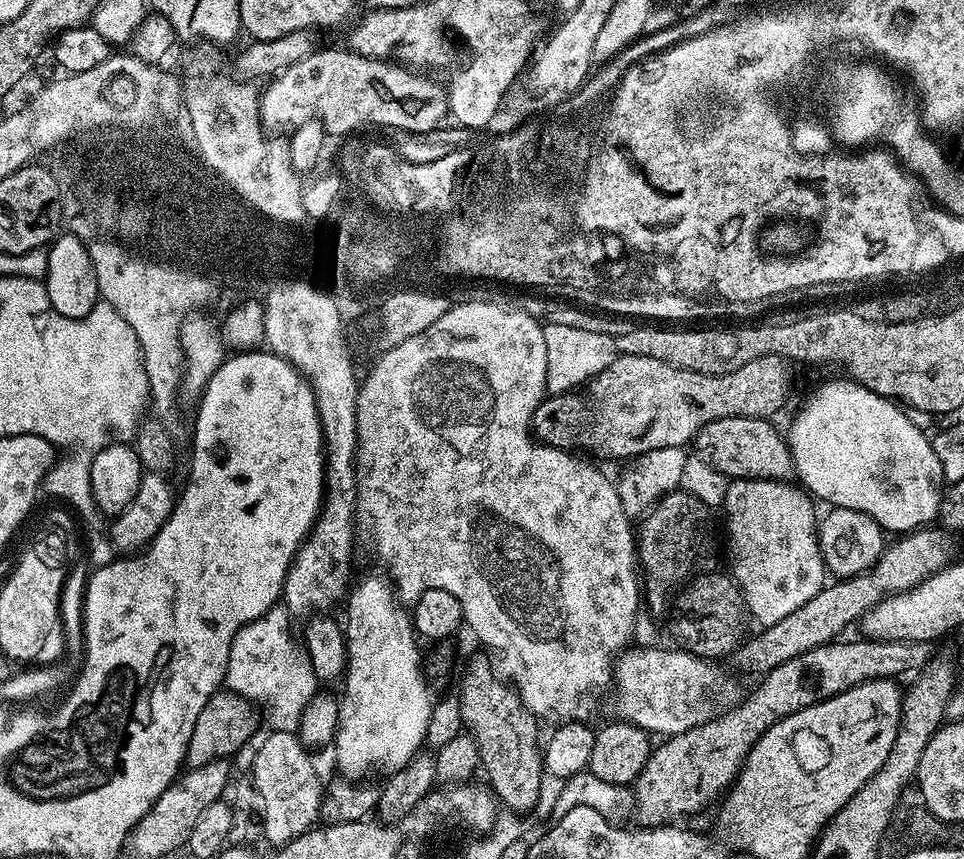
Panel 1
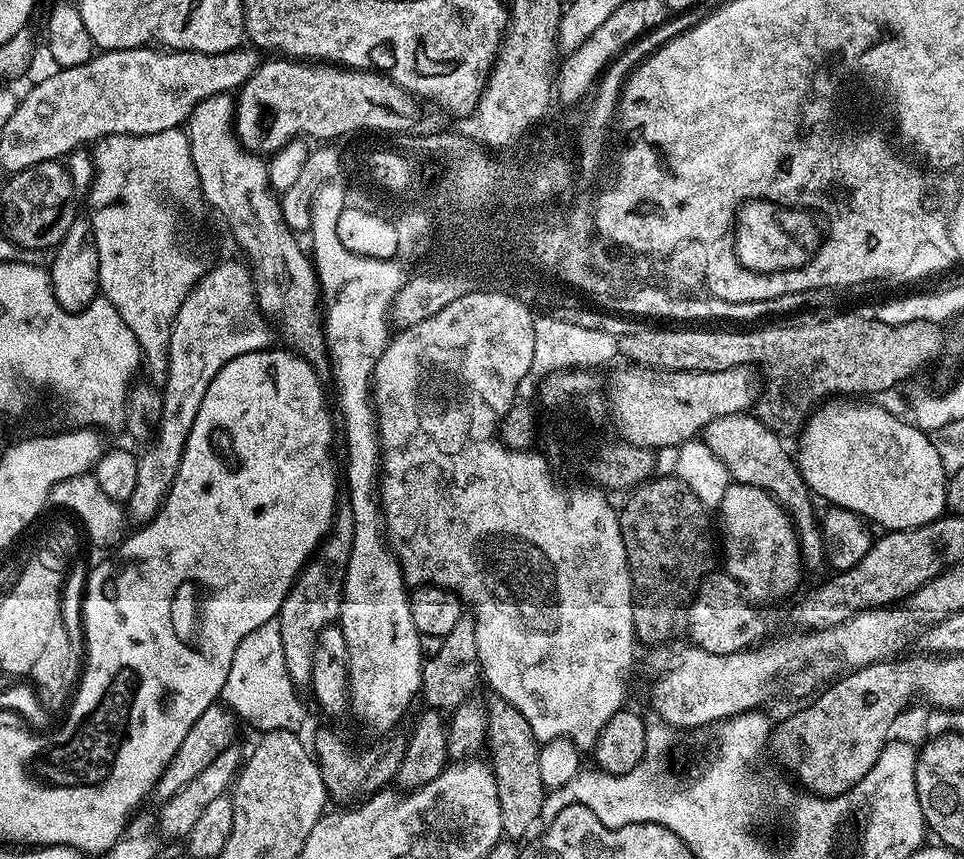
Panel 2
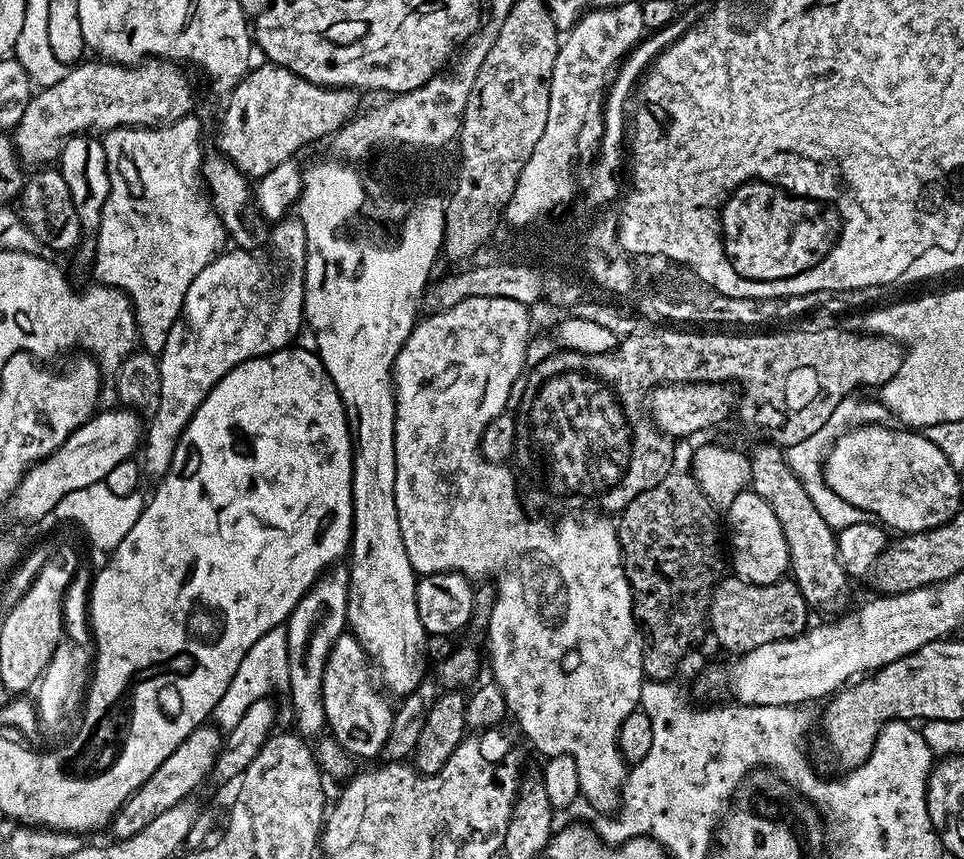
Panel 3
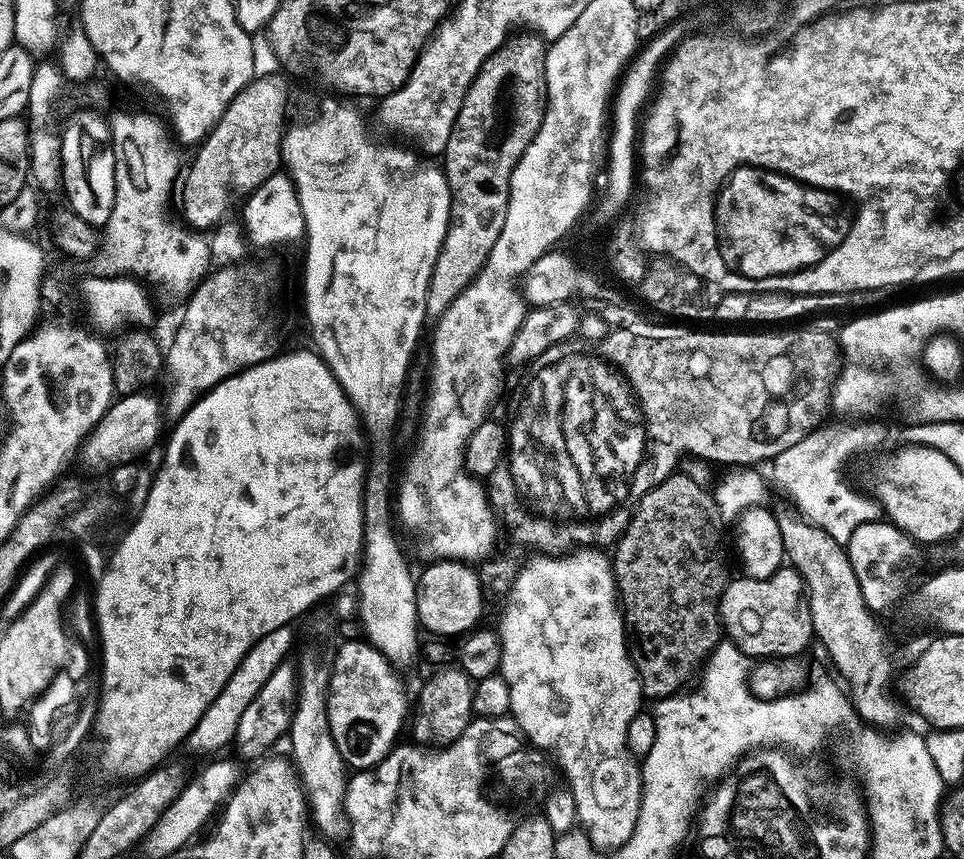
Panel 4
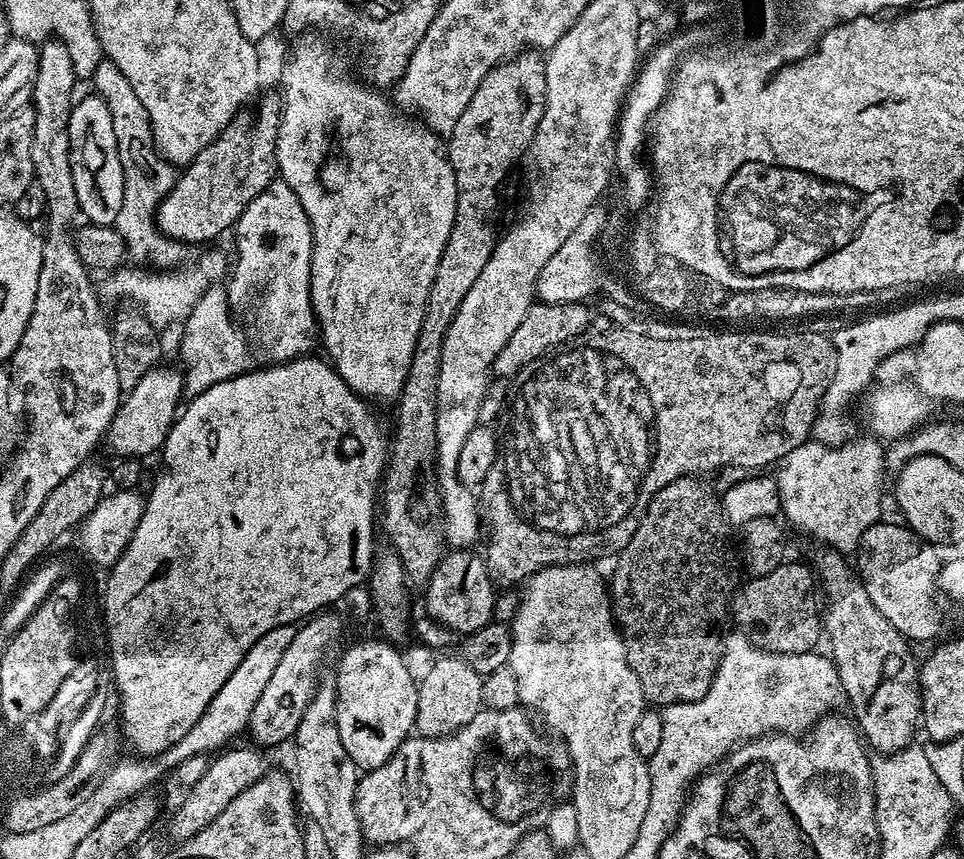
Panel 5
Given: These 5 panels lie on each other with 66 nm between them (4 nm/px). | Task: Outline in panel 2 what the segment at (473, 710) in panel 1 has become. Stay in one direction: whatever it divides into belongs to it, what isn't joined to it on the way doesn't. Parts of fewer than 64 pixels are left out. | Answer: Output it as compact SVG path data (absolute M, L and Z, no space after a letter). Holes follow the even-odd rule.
M496 698L487 705L489 712L489 730L486 748L492 751L490 763L496 774L498 794L502 806L502 826L504 836L513 842L521 842L532 832L532 827L540 824L542 804L546 789L542 782L540 765L541 741L537 740L530 722L514 710L514 706Z

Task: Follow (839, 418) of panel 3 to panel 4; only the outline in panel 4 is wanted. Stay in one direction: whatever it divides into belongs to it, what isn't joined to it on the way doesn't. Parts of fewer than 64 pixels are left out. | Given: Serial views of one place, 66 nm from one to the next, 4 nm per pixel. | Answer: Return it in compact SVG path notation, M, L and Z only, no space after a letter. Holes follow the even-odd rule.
M838 420L842 422L821 425L801 442L790 446L789 450L773 456L771 460L760 460L752 466L765 481L784 488L805 519L826 530L831 537L843 544L848 542L859 526L883 517L883 509L873 498L856 492L844 480L843 470L847 460L860 450L868 450L884 443L890 434L886 423L864 420Z

